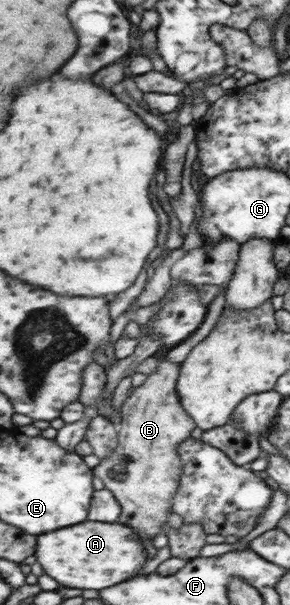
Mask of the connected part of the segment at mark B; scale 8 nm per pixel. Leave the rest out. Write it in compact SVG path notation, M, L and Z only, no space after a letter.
M159 358L156 371L148 374L146 380L131 392L131 396L123 405L122 424L119 428L119 445L116 451L100 460L94 467L95 476L100 478L104 488L111 490L123 511L118 523L134 528L143 540L152 541L158 532L162 532L162 524L168 520L168 512L174 503L174 496L179 488L179 481L183 476L183 461L178 453L180 443L186 442L190 431L195 427L195 421L180 404L177 392L179 378L179 364Z

